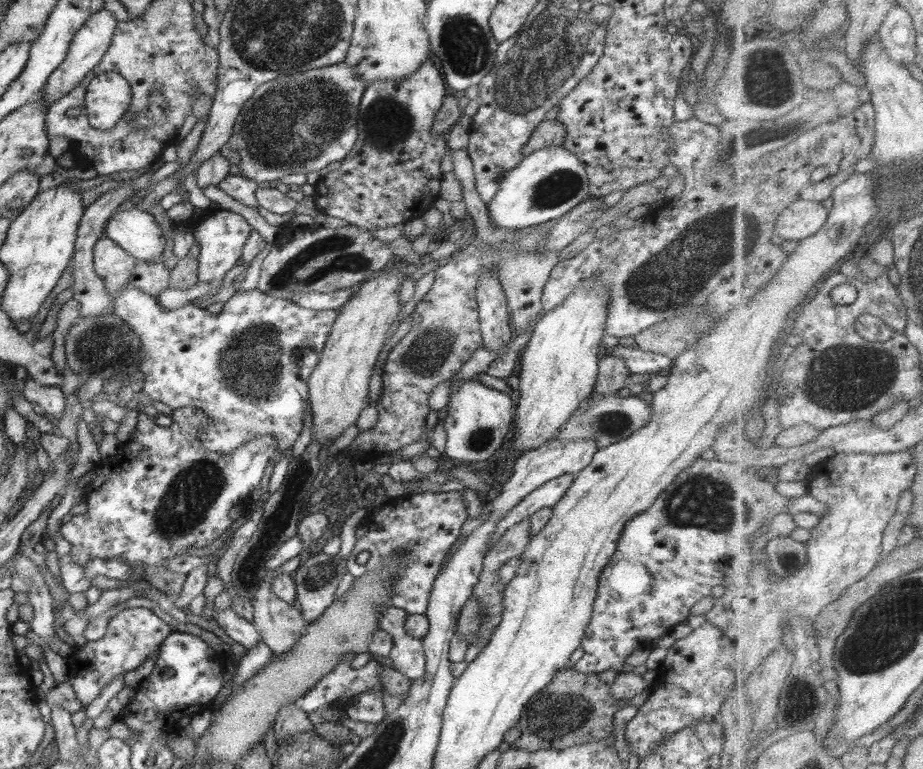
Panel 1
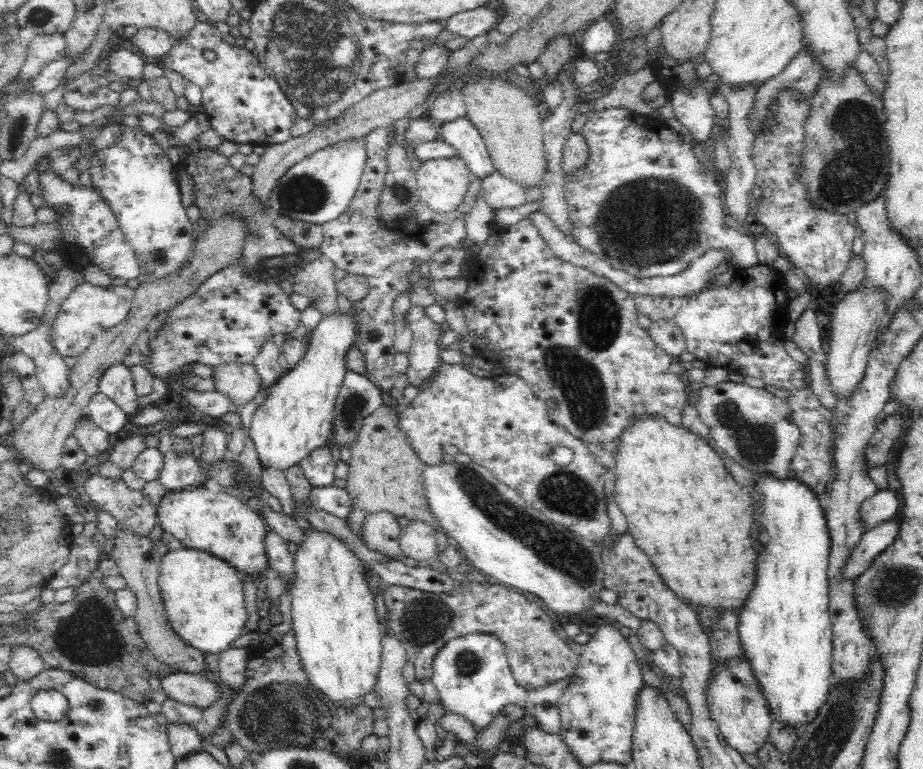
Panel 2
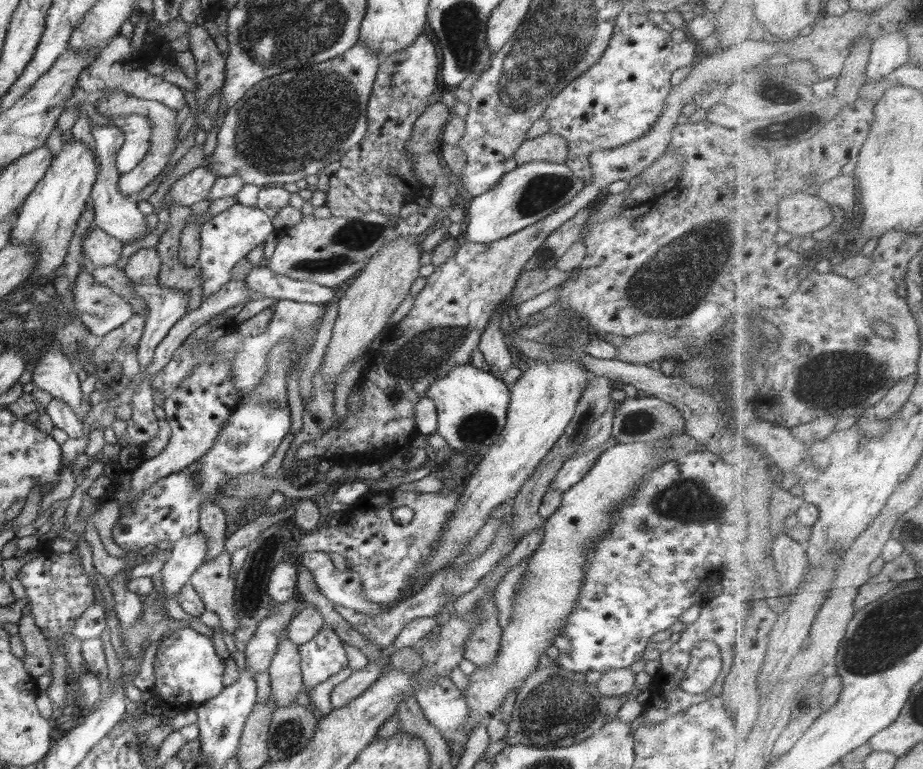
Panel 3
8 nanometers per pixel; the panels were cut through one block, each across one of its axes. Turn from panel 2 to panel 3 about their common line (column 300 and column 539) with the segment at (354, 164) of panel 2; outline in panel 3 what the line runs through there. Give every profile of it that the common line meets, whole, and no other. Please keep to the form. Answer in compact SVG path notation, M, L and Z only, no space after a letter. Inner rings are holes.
M530 162L517 166L504 174L500 183L490 191L474 197L468 208L468 224L465 220L461 242L486 244L506 238L515 232L553 215L558 208L568 205L584 188L584 182L572 173L566 164L556 162Z

